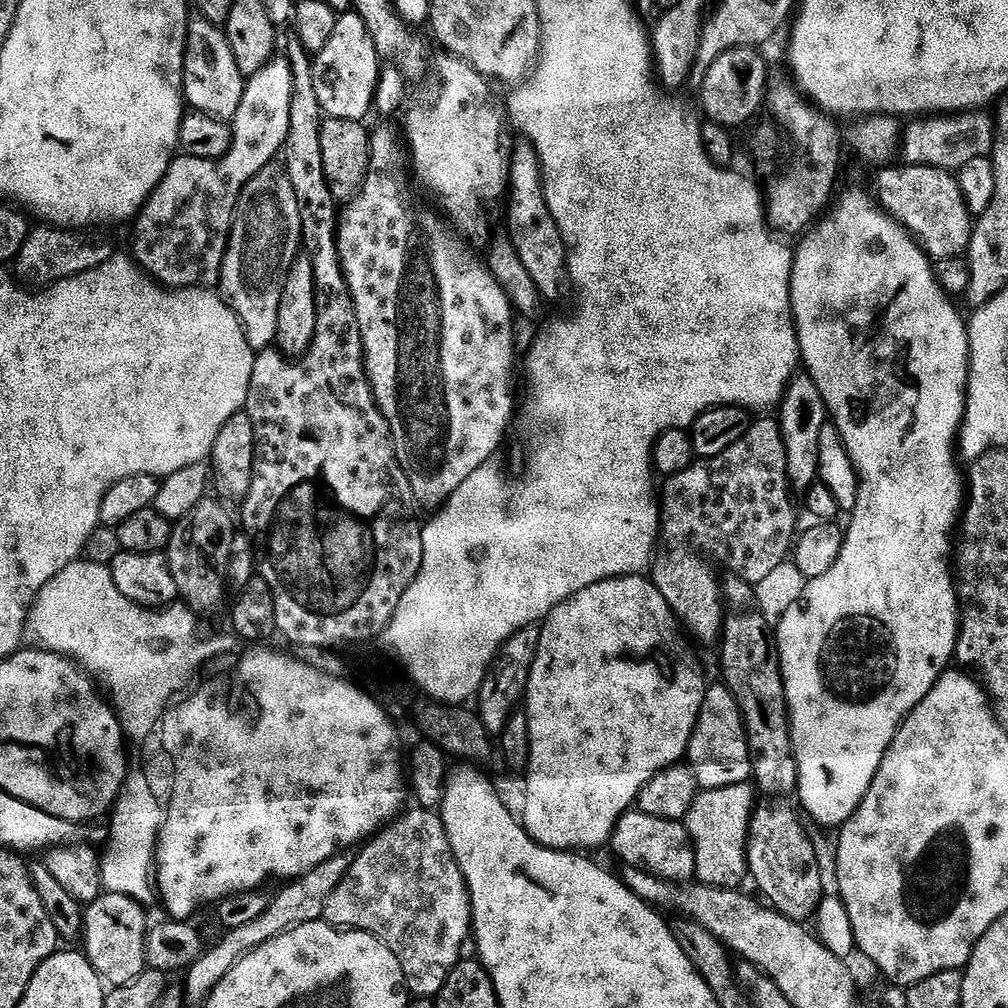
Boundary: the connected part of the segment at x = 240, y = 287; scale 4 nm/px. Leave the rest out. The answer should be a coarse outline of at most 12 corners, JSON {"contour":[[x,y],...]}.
{"contour":[[283,167],[240,192],[218,285],[248,345],[276,338],[288,242],[301,246]]}

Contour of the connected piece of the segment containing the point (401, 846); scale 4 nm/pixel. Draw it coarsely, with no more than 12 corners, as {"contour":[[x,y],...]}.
{"contour":[[432,818],[371,837],[322,919],[365,932],[434,998],[472,899]]}

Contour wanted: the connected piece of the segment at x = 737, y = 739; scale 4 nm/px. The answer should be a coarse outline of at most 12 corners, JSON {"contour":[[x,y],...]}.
{"contour":[[705,691],[686,767],[700,790],[749,783],[732,691]]}

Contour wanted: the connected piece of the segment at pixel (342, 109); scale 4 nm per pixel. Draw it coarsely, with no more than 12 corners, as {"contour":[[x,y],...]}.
{"contour":[[357,13],[313,61],[327,117],[363,121],[382,71]]}

